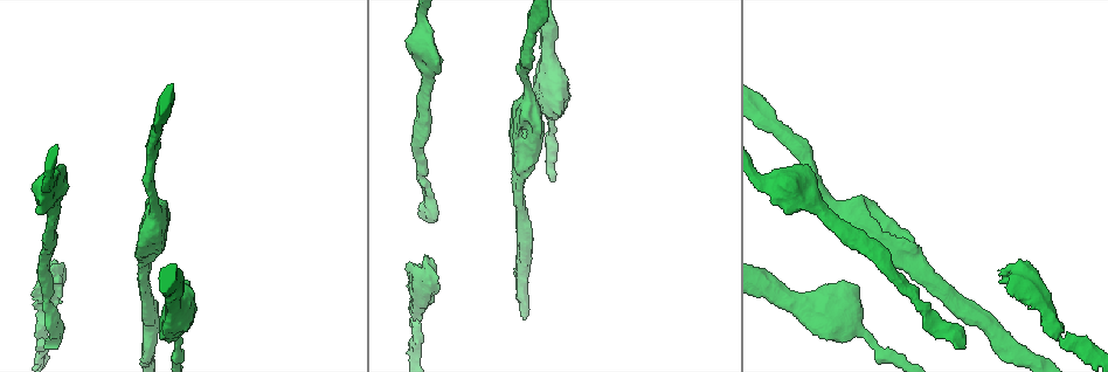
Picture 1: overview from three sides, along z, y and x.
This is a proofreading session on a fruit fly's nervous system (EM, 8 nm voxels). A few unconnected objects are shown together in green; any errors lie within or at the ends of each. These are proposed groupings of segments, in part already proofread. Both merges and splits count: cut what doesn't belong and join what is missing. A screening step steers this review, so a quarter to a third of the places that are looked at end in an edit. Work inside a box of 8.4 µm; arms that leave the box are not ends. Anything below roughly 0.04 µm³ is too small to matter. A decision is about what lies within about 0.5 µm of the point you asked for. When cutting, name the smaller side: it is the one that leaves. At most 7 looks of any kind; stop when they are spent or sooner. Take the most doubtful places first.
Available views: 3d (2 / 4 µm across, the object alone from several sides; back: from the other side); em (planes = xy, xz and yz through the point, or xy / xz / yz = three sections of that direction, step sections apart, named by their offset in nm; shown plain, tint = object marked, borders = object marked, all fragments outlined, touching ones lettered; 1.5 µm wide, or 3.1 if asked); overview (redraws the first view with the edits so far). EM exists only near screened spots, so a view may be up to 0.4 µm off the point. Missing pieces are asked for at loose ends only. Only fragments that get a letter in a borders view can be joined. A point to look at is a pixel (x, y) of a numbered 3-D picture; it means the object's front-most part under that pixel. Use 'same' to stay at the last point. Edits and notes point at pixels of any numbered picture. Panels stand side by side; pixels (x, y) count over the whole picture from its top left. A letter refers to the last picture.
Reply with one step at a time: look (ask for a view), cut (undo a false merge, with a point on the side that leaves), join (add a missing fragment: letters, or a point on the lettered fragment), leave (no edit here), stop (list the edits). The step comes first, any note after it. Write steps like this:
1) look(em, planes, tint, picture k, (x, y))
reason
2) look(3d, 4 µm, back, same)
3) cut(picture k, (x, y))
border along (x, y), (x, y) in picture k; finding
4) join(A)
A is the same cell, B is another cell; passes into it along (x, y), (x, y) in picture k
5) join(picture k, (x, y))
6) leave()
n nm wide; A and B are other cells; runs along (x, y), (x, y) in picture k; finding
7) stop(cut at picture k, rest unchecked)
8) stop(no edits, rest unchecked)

look(em, planes, plain, picture 1, (439, 62))
free end

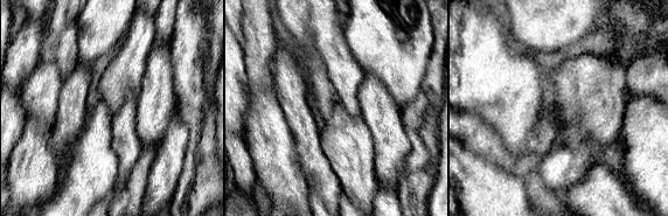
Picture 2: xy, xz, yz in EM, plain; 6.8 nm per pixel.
look(em, planes, borders, same)
see the neighbours

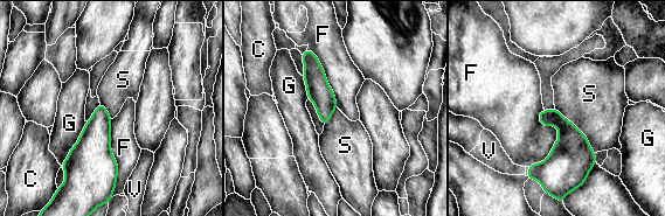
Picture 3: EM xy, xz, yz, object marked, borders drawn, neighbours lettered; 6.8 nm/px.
leave()
C, F, G, S and V are other cells; runs along (307, 53), (325, 100), (325, 119) in picture 3; none of them fits

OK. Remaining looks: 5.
look(3d, 4 µm, picture 1, (159, 198))
branch stops here

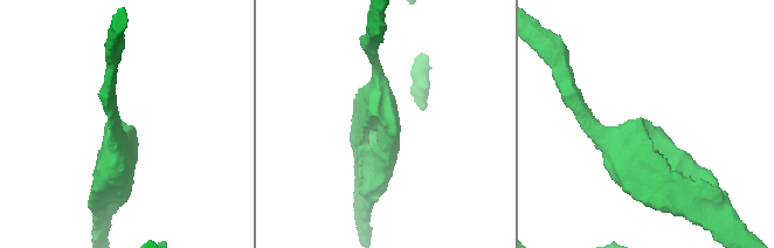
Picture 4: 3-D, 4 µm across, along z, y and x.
look(em, planes, plain, picture 4, (124, 124))

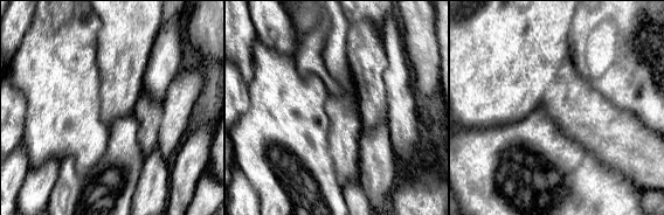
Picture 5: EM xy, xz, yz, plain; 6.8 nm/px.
look(em, planes, borders, same)
see the neighbours

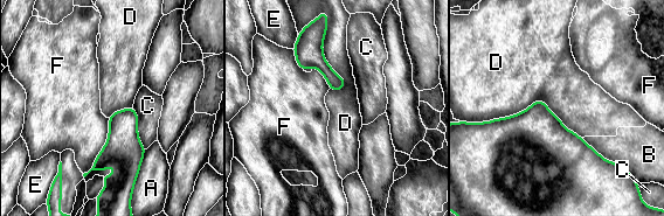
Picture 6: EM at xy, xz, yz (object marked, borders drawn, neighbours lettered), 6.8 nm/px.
leave()
A, B, C, D, E and F are other cells; runs along (323, 16), (316, 58), (338, 86) in picture 6; none of them fits

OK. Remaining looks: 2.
stop(no edits, rest unchecked)

